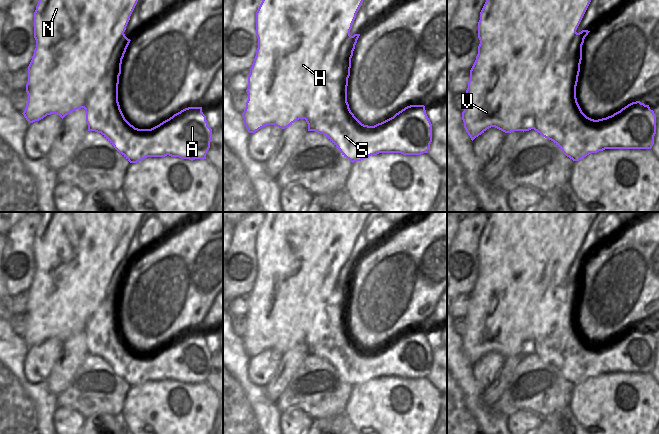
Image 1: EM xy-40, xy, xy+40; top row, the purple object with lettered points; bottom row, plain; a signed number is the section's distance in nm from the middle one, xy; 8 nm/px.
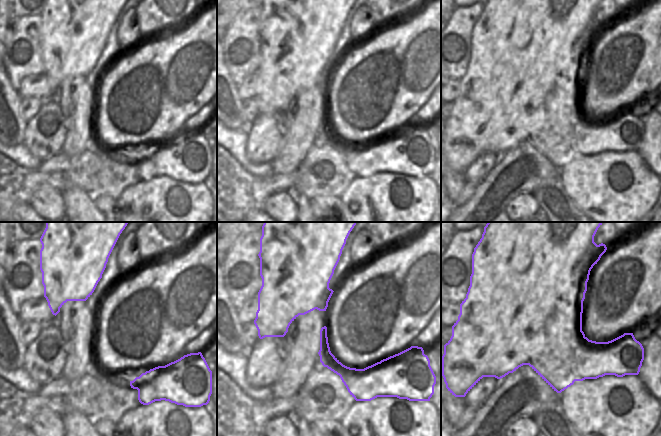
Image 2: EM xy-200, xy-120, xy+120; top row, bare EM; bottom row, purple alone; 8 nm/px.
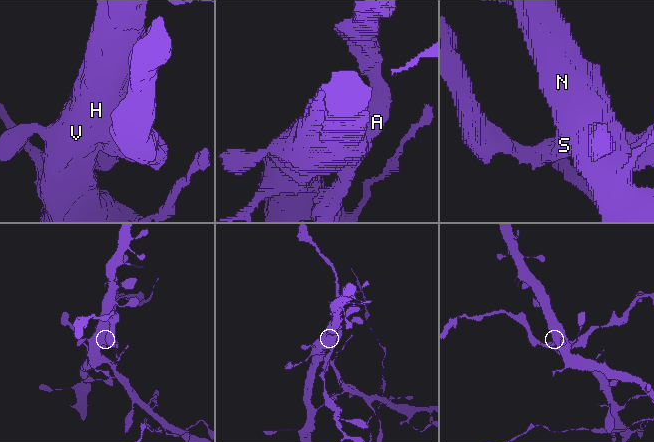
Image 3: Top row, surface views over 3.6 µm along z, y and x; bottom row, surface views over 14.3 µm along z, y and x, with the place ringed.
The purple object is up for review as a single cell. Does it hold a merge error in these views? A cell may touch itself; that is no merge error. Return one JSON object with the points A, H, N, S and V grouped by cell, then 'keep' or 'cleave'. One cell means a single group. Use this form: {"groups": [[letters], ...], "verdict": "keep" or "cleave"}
{"groups": [["A", "S"], ["H", "N", "V"]], "verdict": "cleave"}

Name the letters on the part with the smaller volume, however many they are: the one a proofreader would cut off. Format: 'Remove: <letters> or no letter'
Remove: A, S

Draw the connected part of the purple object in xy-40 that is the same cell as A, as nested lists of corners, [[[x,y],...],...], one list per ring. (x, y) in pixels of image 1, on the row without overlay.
[[[107,299],[102,306],[94,312],[85,332],[88,355],[101,357],[130,387],[137,387],[147,381],[179,381],[181,383],[206,383],[212,364],[212,353],[208,350],[202,331],[188,331],[174,338],[169,343],[151,353],[138,353],[131,349],[124,341],[120,331],[114,327],[118,325],[118,309]]]

